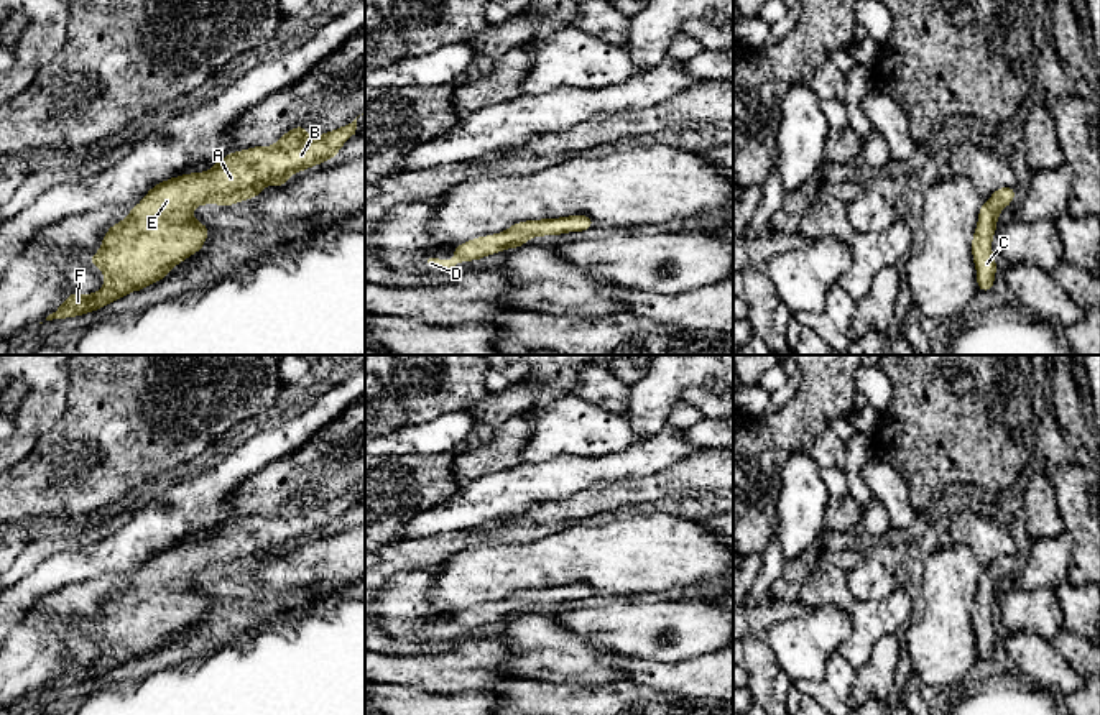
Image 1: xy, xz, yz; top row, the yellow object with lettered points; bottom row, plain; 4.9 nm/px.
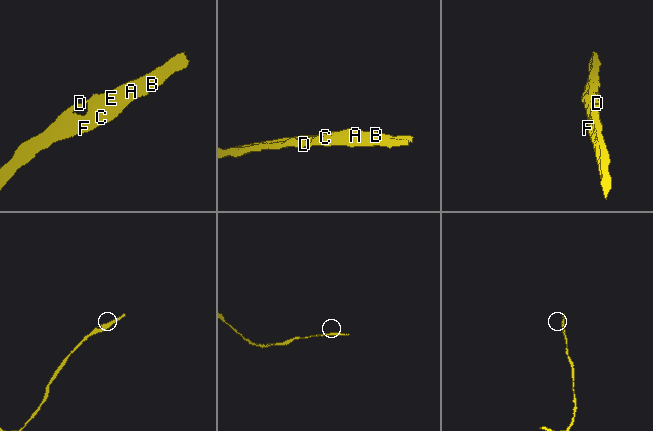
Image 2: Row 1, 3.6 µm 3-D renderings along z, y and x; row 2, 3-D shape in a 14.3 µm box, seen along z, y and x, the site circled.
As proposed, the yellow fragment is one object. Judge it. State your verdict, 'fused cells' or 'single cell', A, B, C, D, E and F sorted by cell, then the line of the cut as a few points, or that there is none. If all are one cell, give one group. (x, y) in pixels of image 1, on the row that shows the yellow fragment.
single cell; groups A B C D E F; cut none

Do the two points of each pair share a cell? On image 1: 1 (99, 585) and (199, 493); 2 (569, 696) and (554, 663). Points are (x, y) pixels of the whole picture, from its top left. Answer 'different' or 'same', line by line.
1: different
2: different

